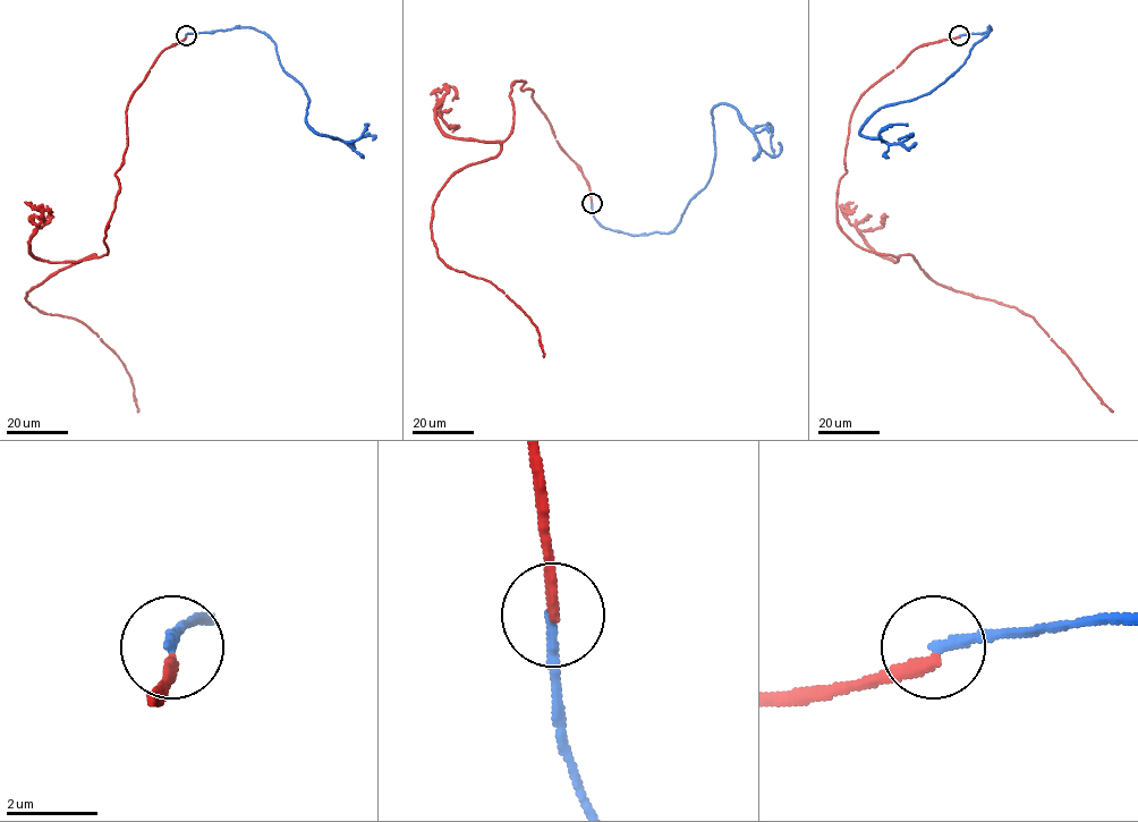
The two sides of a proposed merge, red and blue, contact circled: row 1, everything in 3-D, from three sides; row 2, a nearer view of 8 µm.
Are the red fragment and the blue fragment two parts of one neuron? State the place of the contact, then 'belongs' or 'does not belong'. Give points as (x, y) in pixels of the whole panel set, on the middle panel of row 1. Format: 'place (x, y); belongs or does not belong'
place (592, 203); does not belong

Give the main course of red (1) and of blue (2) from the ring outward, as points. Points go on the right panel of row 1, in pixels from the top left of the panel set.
1: (959, 35), (916, 48), (860, 96), (839, 226), (860, 247), (910, 254), (935, 282), (1034, 318), (1112, 412)
2: (959, 35), (991, 28), (942, 84), (880, 108), (859, 129), (889, 143), (911, 135), (898, 140)

